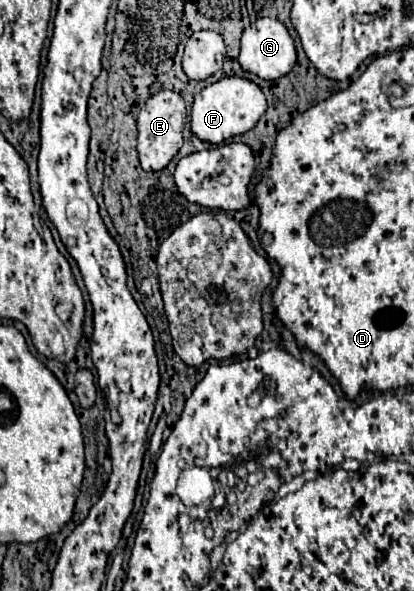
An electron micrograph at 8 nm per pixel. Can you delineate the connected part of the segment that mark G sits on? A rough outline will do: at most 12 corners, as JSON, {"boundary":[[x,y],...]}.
{"boundary":[[276,18],[242,34],[240,66],[278,80],[296,64],[294,38]]}

